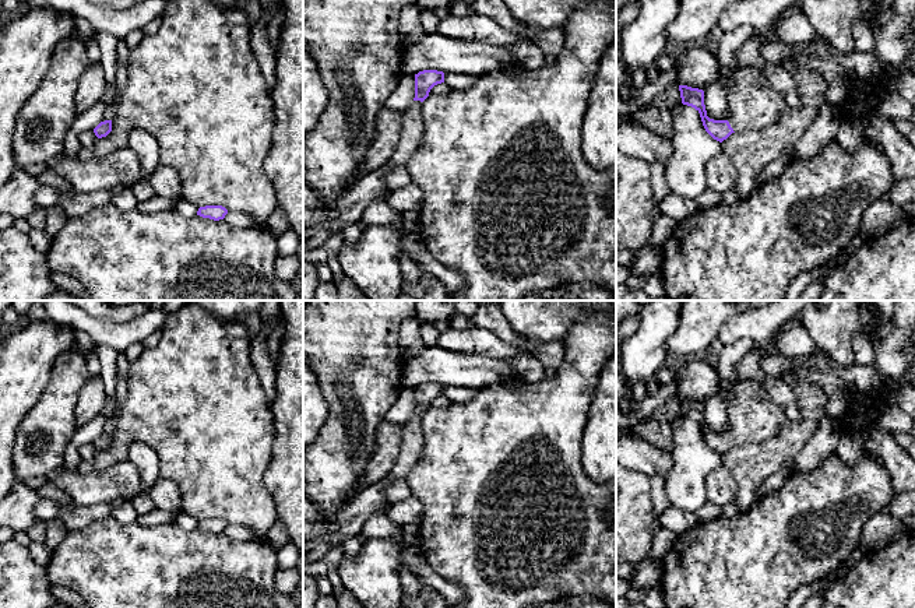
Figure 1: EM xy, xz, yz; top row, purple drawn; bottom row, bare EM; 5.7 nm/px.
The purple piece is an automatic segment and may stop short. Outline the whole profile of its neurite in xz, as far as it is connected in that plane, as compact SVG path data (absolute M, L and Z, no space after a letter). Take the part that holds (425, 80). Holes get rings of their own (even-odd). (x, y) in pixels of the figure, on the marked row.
M423 70L415 74L413 102L402 112L401 137L390 161L380 169L356 180L356 183L331 208L327 208L330 222L303 229L303 252L321 247L325 240L338 229L360 224L365 208L379 198L386 198L388 189L386 175L405 166L423 136L422 102L429 96L430 89L444 82L444 73Z

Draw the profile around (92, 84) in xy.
M92 63L84 70L80 77L78 89L75 94L77 113L82 113L94 106L106 91L106 80L103 75L102 64Z

